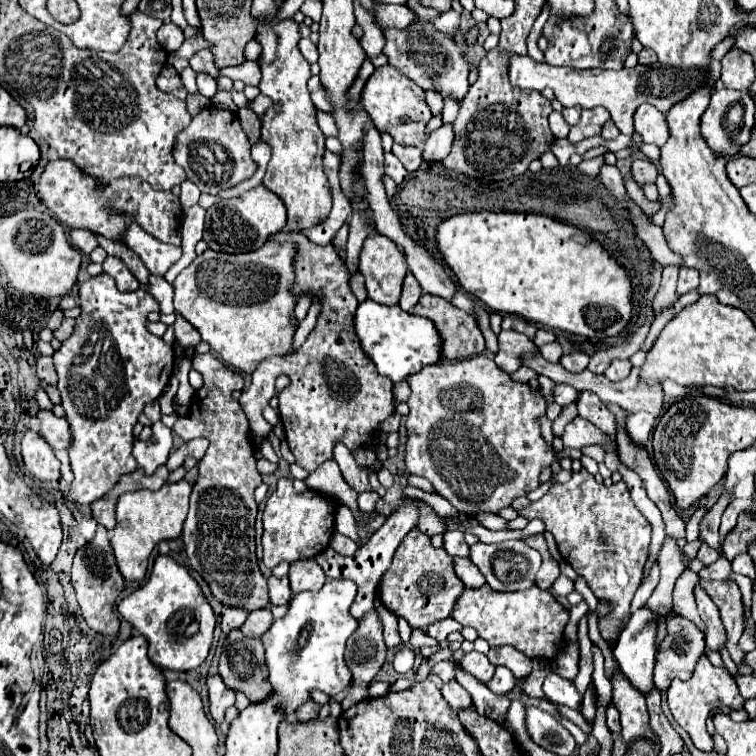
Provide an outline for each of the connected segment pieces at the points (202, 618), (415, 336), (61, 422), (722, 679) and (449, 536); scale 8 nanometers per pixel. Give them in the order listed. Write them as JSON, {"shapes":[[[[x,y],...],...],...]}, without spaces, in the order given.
{"shapes":[[[[158,555],[144,587],[118,605],[120,615],[148,639],[148,659],[160,669],[190,671],[204,663],[216,625],[216,615],[200,585],[184,565],[168,555]]],[[[366,299],[358,305],[358,311],[354,315],[354,331],[364,353],[374,361],[378,373],[392,379],[394,383],[406,379],[412,373],[418,373],[426,365],[434,365],[440,359],[442,339],[434,323],[426,317],[410,315],[398,305],[386,307],[372,299]]],[[[40,409],[36,413],[36,419],[40,421],[40,435],[42,435],[42,439],[54,451],[68,447],[68,443],[70,443],[70,429],[68,429],[66,419],[56,417],[52,411],[46,411],[46,409]]],[[[706,655],[700,657],[694,673],[690,679],[682,681],[682,679],[674,679],[672,685],[666,691],[668,695],[668,705],[670,711],[676,719],[676,723],[690,733],[694,745],[700,751],[714,751],[714,743],[706,731],[706,719],[710,715],[710,711],[718,709],[718,707],[732,707],[732,709],[742,709],[744,707],[744,697],[738,691],[738,685],[734,681],[734,677],[724,669],[724,667],[714,667]]],[[[446,531],[444,533],[444,549],[452,557],[468,557],[468,545],[464,541],[462,531]]]]}

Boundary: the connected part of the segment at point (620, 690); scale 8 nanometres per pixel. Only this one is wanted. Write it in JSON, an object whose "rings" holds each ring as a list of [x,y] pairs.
{"rings":[[[620,667],[614,669],[610,675],[612,683],[612,703],[620,711],[620,723],[622,723],[622,737],[630,745],[632,741],[646,737],[646,739],[658,739],[656,733],[648,725],[648,711],[646,701],[624,675],[620,675]]]}

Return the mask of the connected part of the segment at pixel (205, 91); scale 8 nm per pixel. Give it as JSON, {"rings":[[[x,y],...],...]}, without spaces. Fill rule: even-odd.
{"rings":[[[196,73],[196,81],[198,81],[198,91],[204,97],[212,99],[214,93],[216,93],[216,81],[214,81],[214,77],[210,77],[208,73]]]}

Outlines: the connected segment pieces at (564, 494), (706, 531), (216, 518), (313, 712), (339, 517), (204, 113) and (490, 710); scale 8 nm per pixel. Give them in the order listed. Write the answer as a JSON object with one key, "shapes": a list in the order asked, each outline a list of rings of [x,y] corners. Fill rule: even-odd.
{"shapes":[[[[582,467],[572,473],[568,483],[554,485],[542,499],[524,507],[520,515],[526,519],[542,519],[546,531],[554,535],[558,551],[566,563],[586,579],[588,587],[600,601],[610,603],[612,613],[602,617],[598,627],[608,647],[616,647],[616,643],[612,643],[612,635],[624,627],[630,615],[630,601],[640,585],[642,571],[648,561],[652,533],[648,519],[632,503],[626,483],[618,481],[606,487]]],[[[722,493],[720,499],[714,503],[712,509],[708,509],[708,513],[704,515],[702,523],[700,523],[700,537],[714,549],[720,551],[720,545],[718,545],[718,525],[720,525],[720,517],[724,513],[724,509],[728,507],[728,503],[732,501],[730,493]]],[[[194,353],[192,369],[202,373],[204,385],[196,391],[188,415],[178,417],[172,431],[184,441],[204,437],[210,441],[210,447],[200,459],[198,481],[192,487],[190,511],[184,521],[182,535],[186,555],[192,569],[206,579],[218,601],[230,607],[244,607],[246,611],[262,609],[270,603],[266,579],[258,569],[254,549],[254,521],[258,509],[254,489],[262,483],[262,477],[256,471],[256,445],[250,441],[248,417],[232,397],[232,391],[244,387],[244,379],[212,353]]],[[[312,701],[304,703],[300,709],[298,709],[298,719],[300,721],[310,721],[310,719],[316,719],[318,717],[318,705],[314,705]]],[[[340,505],[338,507],[338,513],[336,513],[336,519],[334,519],[334,529],[342,535],[348,535],[350,539],[354,539],[356,543],[360,541],[358,537],[358,525],[354,521],[354,513],[348,505]]],[[[218,107],[202,109],[192,119],[192,123],[176,137],[174,159],[186,171],[188,179],[196,183],[202,193],[210,195],[216,195],[220,189],[228,189],[244,179],[250,179],[258,169],[258,163],[250,157],[250,141],[238,121],[238,115],[234,111]]],[[[454,661],[454,673],[456,673],[456,681],[472,695],[472,701],[474,701],[474,707],[480,715],[484,717],[490,717],[498,723],[504,721],[506,717],[506,711],[510,707],[510,701],[506,697],[500,697],[500,695],[494,695],[484,681],[476,679],[474,675],[468,675],[466,671],[460,671],[460,663]]]]}

